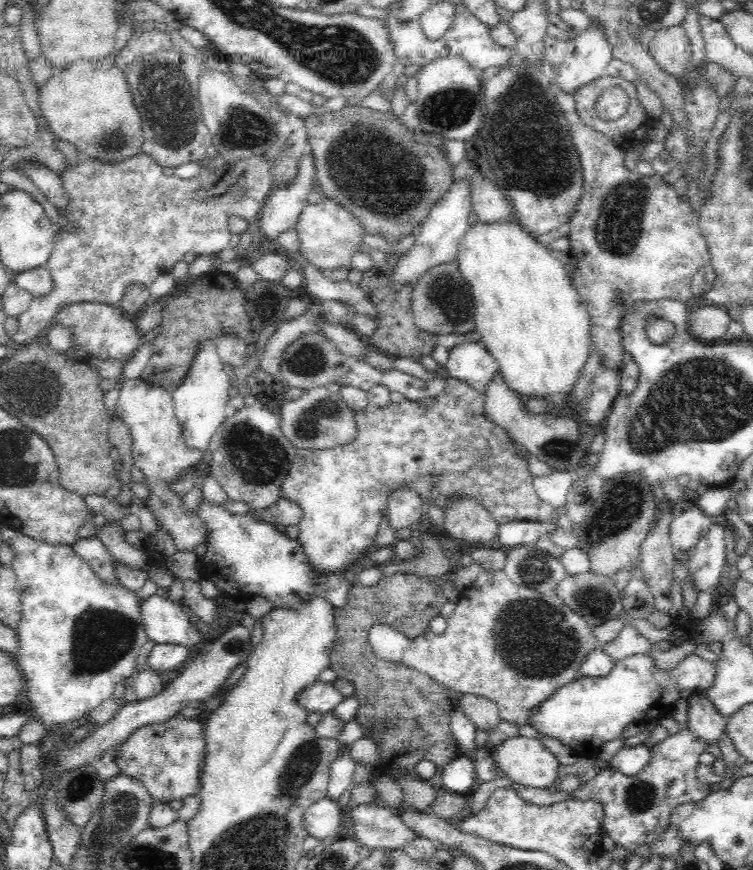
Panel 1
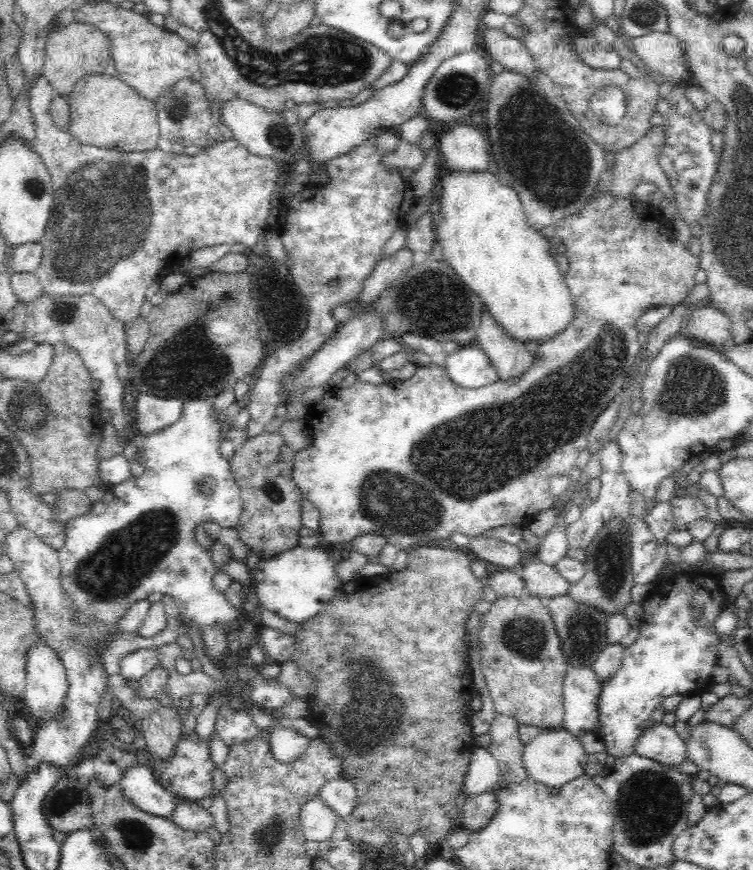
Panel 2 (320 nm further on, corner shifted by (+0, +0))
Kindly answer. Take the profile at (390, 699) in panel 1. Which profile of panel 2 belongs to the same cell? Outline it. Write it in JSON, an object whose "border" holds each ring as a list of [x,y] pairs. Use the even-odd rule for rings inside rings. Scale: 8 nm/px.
{"border":[[[420,547],[410,548],[408,553],[407,566],[403,570],[372,578],[355,578],[342,584],[317,616],[300,624],[294,637],[293,663],[298,670],[314,678],[314,694],[307,698],[308,713],[305,719],[318,729],[317,739],[322,740],[330,751],[338,755],[341,776],[354,783],[356,795],[354,810],[345,819],[347,838],[352,843],[370,846],[370,852],[388,849],[391,842],[396,844],[397,836],[403,835],[409,840],[417,832],[421,832],[426,839],[430,852],[437,852],[440,842],[454,830],[455,819],[460,816],[456,800],[463,792],[471,752],[477,743],[471,721],[474,712],[471,700],[476,691],[473,687],[473,669],[469,662],[469,645],[466,645],[466,637],[470,615],[476,612],[475,605],[484,601],[486,582],[472,572],[470,564],[474,559],[470,559],[470,556],[458,549]]]}

